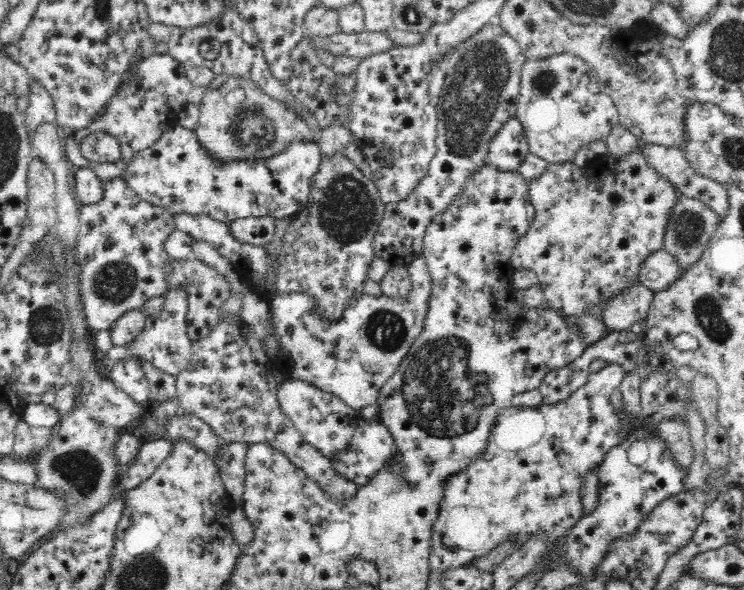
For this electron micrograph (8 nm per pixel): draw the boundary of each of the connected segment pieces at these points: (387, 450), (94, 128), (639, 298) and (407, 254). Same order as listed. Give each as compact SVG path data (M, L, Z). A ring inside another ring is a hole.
M372 418L358 424L354 438L344 452L338 452L331 463L335 472L357 485L364 484L375 472L394 456L395 440L387 426Z
M163 48L129 65L115 93L105 102L102 116L93 118L89 126L83 129L64 131L62 143L65 170L88 167L94 170L103 182L120 176L125 164L137 150L153 145L166 128L188 117L193 107L193 97L198 91L192 72ZM93 132L105 132L114 136L121 148L122 161L113 164L97 163L84 157L80 146L84 138Z
M642 283L628 285L598 305L598 317L602 319L602 325L610 331L631 329L635 323L643 322L647 318L654 294L654 291Z
M492 19L490 22L486 23L484 26L480 27L475 34L468 37L464 42L451 49L445 56L443 56L440 61L440 67L445 73L445 83L444 86L437 90L438 101L436 102L436 109L438 109L439 114L439 127L437 128L437 139L435 140L435 152L434 159L431 160L429 164L429 170L422 180L414 187L414 190L401 201L387 202L384 205L384 212L382 218L380 219L378 230L376 231L376 236L374 237L372 246L373 253L376 257L383 258L390 265L398 265L401 267L409 266L412 260L422 257L422 248L424 244L424 235L427 233L427 228L429 224L434 221L439 215L441 215L447 208L455 202L466 190L466 184L468 180L484 166L488 165L488 152L490 152L490 142L492 138L511 120L516 117L517 112L517 94L519 92L518 82L520 81L520 68L521 65L526 61L526 58L520 48L520 46L515 42L514 38L500 26L498 19Z

